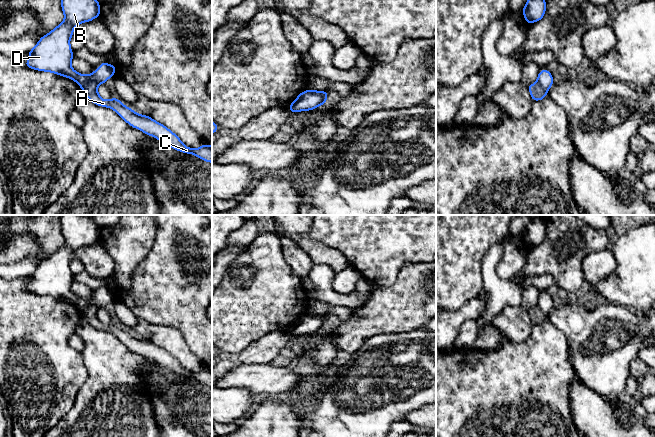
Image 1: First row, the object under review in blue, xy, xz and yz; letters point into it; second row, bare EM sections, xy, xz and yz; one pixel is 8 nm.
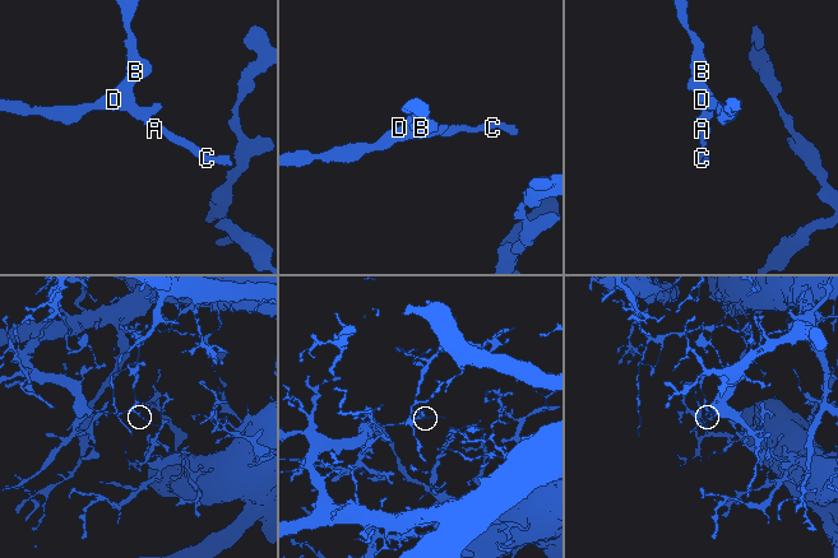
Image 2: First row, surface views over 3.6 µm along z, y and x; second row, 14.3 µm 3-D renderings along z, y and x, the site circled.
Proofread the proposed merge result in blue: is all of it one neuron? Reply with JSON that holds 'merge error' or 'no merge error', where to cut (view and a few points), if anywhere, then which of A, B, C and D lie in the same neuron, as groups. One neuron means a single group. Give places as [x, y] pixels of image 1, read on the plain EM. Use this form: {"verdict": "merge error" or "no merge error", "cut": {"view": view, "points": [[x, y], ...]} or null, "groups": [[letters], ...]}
{"verdict": "merge error", "cut": {"view": "xy", "points": [[98, 308], [88, 307], [83, 314]]}, "groups": [["A", "C"], ["B", "D"]]}

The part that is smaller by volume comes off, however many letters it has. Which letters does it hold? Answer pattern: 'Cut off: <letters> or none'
Cut off: A, C

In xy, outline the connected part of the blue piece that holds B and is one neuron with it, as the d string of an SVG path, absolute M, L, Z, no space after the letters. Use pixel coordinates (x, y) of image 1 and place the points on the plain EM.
M61 215L60 223L64 245L48 258L43 259L35 271L28 276L26 291L70 302L82 314L89 307L104 308L114 300L115 289L103 286L91 298L80 298L71 291L74 280L70 270L74 252L99 241L101 227L92 218L84 215Z

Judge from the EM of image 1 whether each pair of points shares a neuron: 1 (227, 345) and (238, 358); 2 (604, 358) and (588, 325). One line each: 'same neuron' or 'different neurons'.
1: different neurons
2: same neuron

